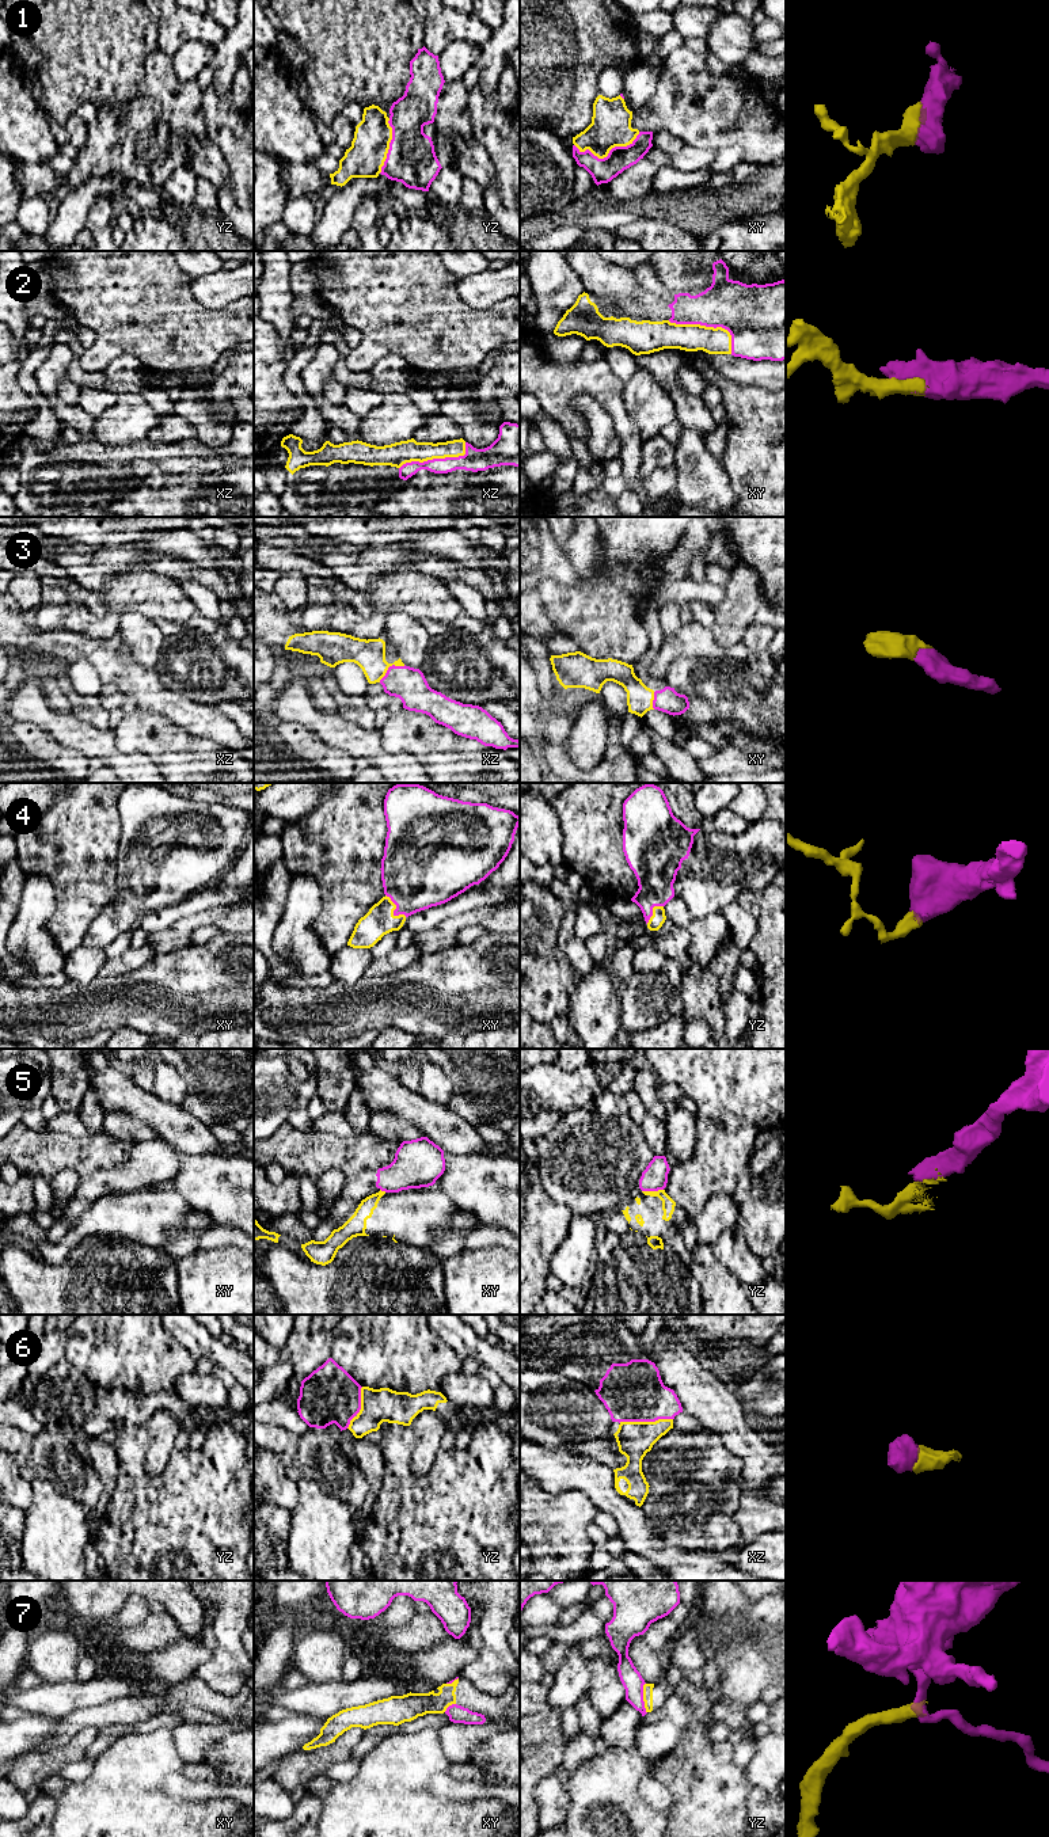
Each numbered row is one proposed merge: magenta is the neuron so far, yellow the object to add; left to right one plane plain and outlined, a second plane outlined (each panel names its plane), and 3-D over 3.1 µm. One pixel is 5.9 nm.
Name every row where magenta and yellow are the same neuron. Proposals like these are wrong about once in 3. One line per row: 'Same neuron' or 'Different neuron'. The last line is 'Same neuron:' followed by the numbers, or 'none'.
1: Same neuron
2: Same neuron
3: Same neuron
4: Same neuron
5: Different neuron
6: Same neuron
7: Different neuron
Same neuron: 1, 2, 3, 4, 6

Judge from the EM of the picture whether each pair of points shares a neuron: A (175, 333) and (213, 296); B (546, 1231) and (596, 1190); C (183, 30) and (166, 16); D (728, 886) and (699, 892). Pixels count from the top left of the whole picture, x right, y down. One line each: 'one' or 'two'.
A: two
B: two
C: one
D: one

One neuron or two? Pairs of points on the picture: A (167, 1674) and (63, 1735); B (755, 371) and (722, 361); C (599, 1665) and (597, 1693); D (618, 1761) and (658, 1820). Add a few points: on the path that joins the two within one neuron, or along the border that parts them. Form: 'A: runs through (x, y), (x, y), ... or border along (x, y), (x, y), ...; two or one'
A: border along (179, 1683), (167, 1689); two
B: runs through (747, 371), (730, 366); one
C: runs through (599, 1672), (599, 1687); one
D: runs through (618, 1777), (618, 1788), (642, 1813); one

